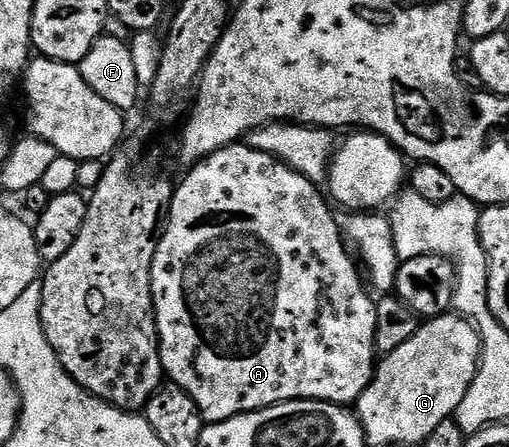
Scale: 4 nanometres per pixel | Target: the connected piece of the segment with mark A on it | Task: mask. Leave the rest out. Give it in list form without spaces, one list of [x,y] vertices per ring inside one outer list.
[[[241,141],[211,153],[200,163],[192,164],[188,171],[189,176],[176,184],[173,204],[169,206],[153,258],[153,311],[157,315],[157,341],[161,344],[161,366],[164,374],[173,378],[170,379],[172,386],[181,387],[189,394],[206,424],[222,423],[236,415],[262,411],[296,399],[356,404],[357,398],[373,380],[375,360],[378,358],[375,345],[377,305],[366,280],[353,268],[353,259],[345,248],[346,236],[336,224],[334,208],[324,194],[321,196],[317,192],[320,191],[318,184],[295,173],[295,169],[279,162],[273,155],[257,151]]]

